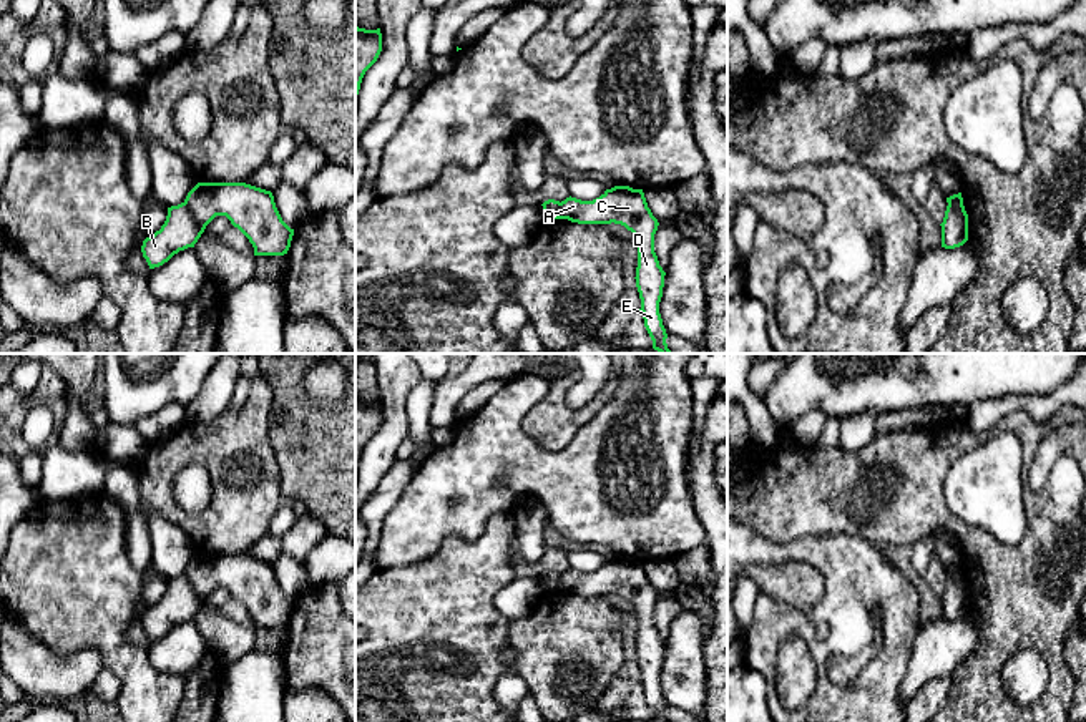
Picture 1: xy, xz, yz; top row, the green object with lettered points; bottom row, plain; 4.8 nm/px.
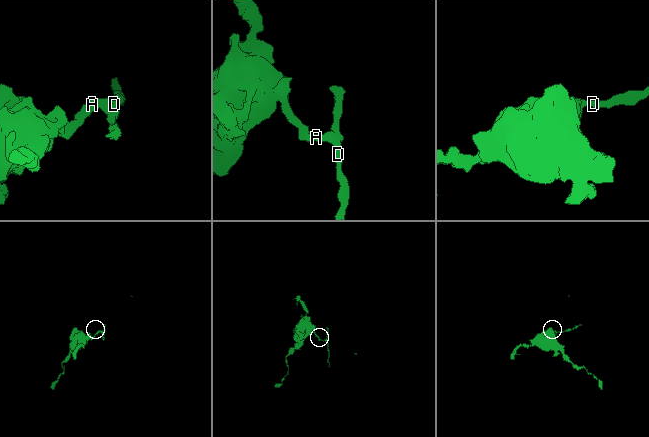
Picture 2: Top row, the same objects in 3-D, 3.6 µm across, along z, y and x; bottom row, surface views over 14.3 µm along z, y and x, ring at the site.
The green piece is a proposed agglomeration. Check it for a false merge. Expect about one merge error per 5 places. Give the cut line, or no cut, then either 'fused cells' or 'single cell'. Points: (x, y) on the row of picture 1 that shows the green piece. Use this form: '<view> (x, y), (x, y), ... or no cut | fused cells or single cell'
xy (183, 203), (203, 231) | fused cells

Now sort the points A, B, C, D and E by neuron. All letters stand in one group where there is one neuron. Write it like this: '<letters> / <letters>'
A C D E / B

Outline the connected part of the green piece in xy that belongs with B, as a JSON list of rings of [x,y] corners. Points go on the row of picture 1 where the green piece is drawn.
[[[184,202],[171,206],[161,229],[143,241],[143,257],[149,269],[159,267],[179,251],[194,247],[203,232]]]

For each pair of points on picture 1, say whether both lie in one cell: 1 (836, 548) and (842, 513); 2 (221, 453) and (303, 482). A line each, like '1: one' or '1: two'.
1: two
2: two

